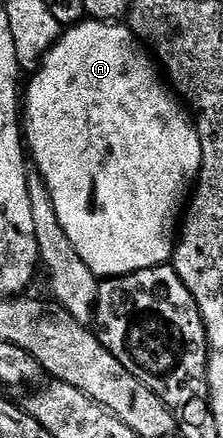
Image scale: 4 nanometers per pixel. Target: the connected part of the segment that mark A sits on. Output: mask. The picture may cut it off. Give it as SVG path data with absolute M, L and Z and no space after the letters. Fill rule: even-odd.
M83 19L63 32L58 42L42 58L38 68L33 70L31 77L34 78L31 79L30 86L27 89L25 86L24 89L24 141L28 146L33 168L34 165L38 168L35 169L37 176L41 177L50 192L52 207L56 207L56 217L60 219L60 227L64 227L64 235L72 239L72 247L76 247L80 259L84 259L84 263L88 263L92 272L102 279L125 277L127 273L135 273L141 269L155 269L157 265L165 265L173 258L176 222L187 208L188 198L202 169L202 148L195 122L188 116L183 102L168 88L151 54L149 52L146 54L145 51L147 52L143 42L134 36L129 24Z

